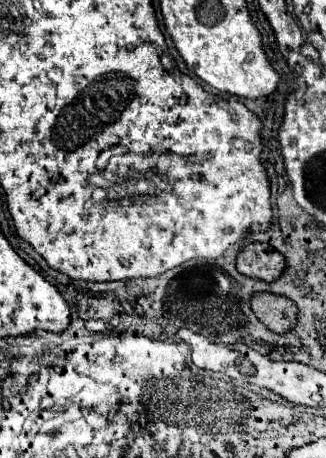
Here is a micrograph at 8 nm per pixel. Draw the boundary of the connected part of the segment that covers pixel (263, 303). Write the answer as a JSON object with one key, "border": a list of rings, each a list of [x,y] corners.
{"border":[[[252,293],[250,307],[254,315],[274,333],[286,333],[294,327],[296,305],[274,293]]]}

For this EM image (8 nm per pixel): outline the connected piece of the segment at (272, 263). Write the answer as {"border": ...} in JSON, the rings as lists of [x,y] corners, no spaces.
{"border":[[[250,243],[238,251],[236,269],[242,275],[272,281],[284,269],[284,257],[268,243]]]}

